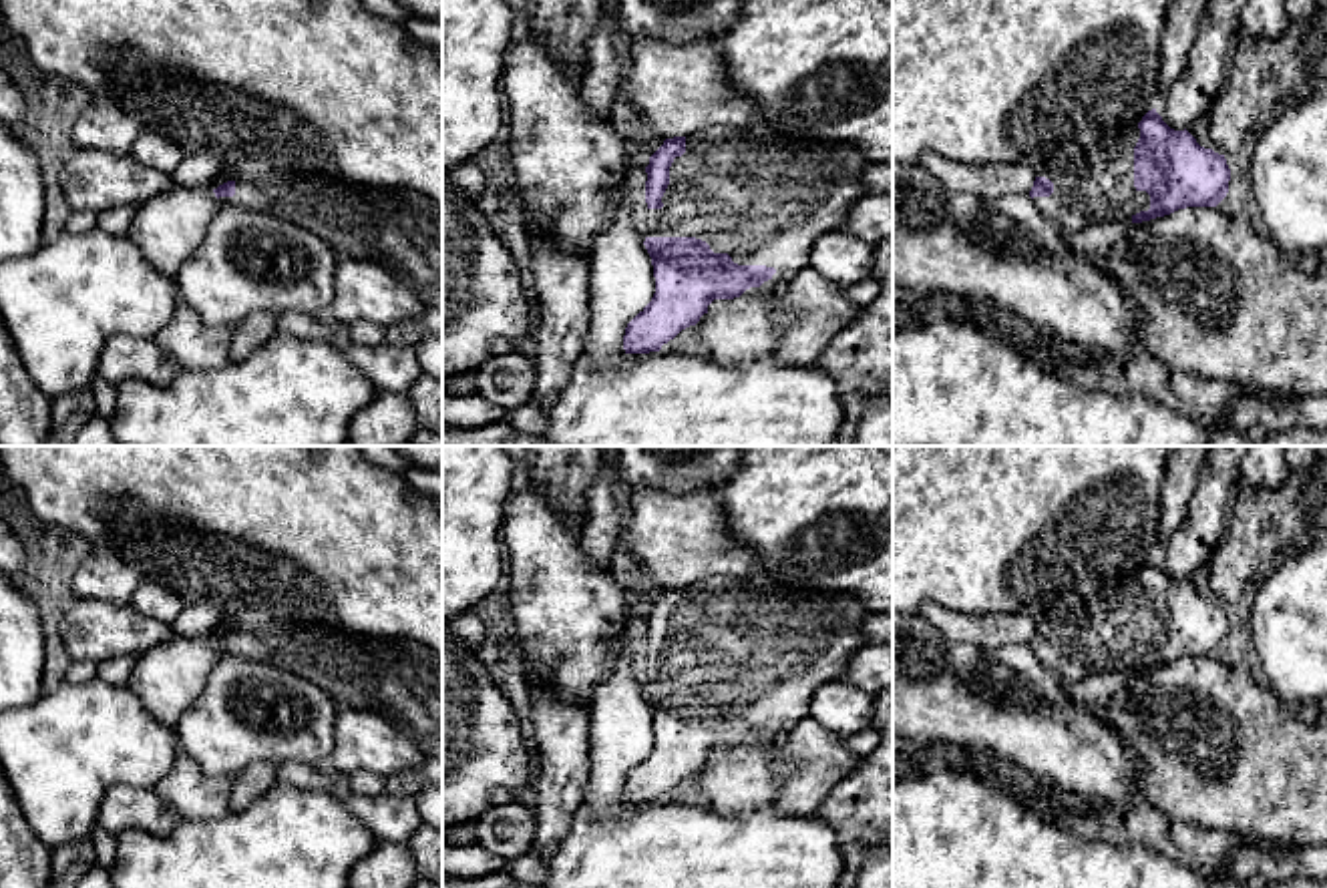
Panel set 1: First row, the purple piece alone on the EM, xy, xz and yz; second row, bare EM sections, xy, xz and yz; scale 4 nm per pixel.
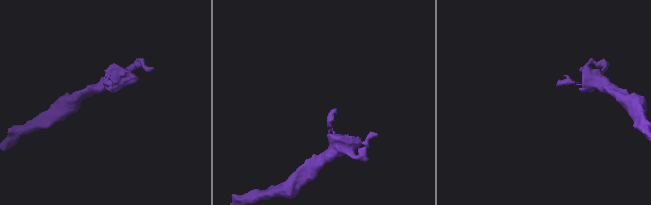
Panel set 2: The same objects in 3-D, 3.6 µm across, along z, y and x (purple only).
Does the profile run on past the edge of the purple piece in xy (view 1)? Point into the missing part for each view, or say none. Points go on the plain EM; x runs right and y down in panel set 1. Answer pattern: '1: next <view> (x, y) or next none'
1: next none

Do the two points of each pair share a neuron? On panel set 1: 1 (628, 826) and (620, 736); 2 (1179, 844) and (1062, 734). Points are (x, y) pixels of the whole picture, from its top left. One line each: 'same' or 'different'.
1: same
2: different

